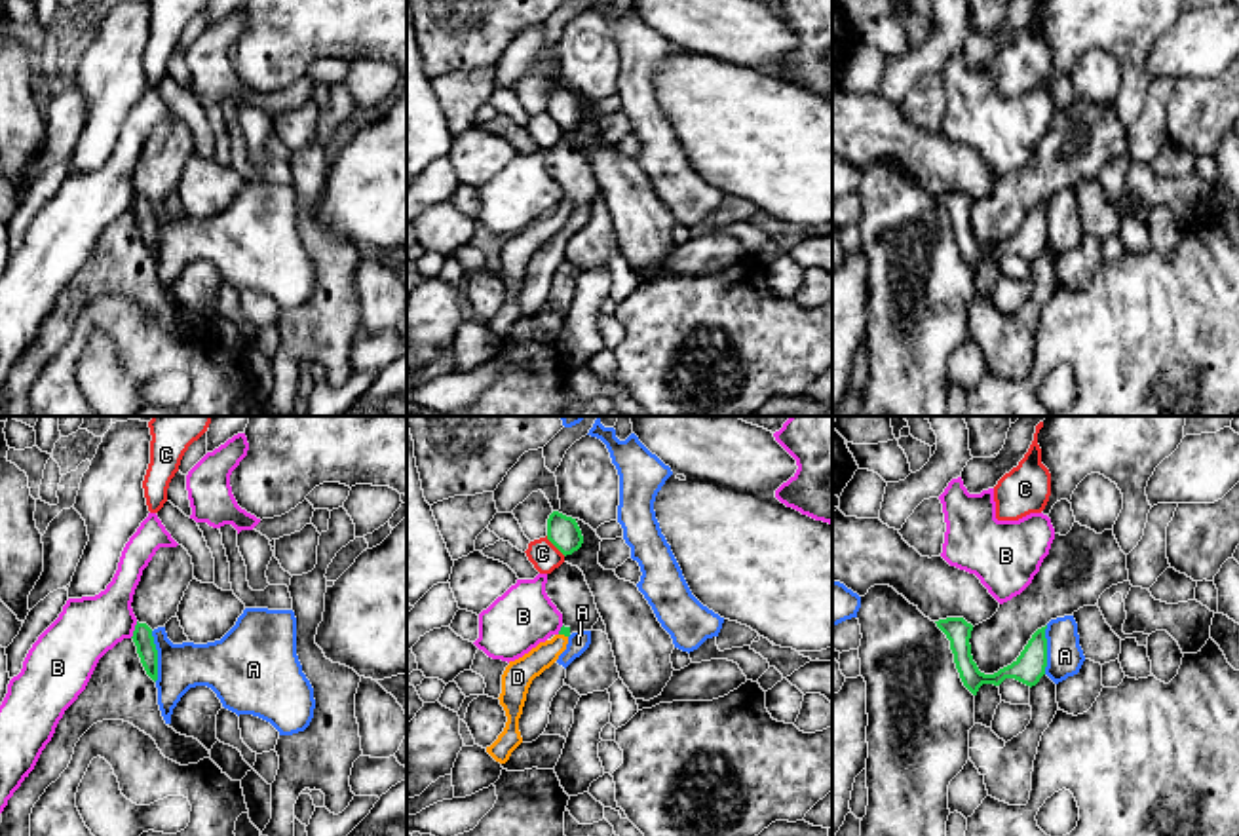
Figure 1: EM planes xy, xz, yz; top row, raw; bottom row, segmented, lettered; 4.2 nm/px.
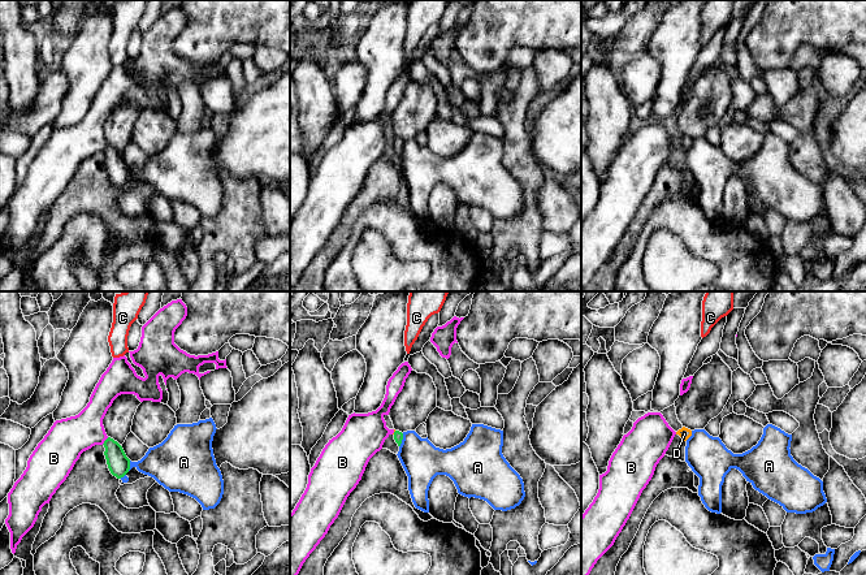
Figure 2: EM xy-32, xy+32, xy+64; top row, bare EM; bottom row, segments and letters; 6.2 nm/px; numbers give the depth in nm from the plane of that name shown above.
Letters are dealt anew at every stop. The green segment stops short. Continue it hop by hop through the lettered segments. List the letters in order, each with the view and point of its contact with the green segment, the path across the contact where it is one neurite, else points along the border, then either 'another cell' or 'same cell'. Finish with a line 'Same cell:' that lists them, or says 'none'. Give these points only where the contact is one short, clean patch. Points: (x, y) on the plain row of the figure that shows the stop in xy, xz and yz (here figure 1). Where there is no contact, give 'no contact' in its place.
A: contact xy (156, 230); border xy (151, 206), (156, 225), (156, 255); another cell
B: contact xy (135, 204); another cell
C: contact xz (555, 120); border xz (546, 111), (565, 130); another cell
D: contact xz (563, 208); way xz (565, 206), (563, 208), (538, 234), (519, 247); same cell
Same cell: D

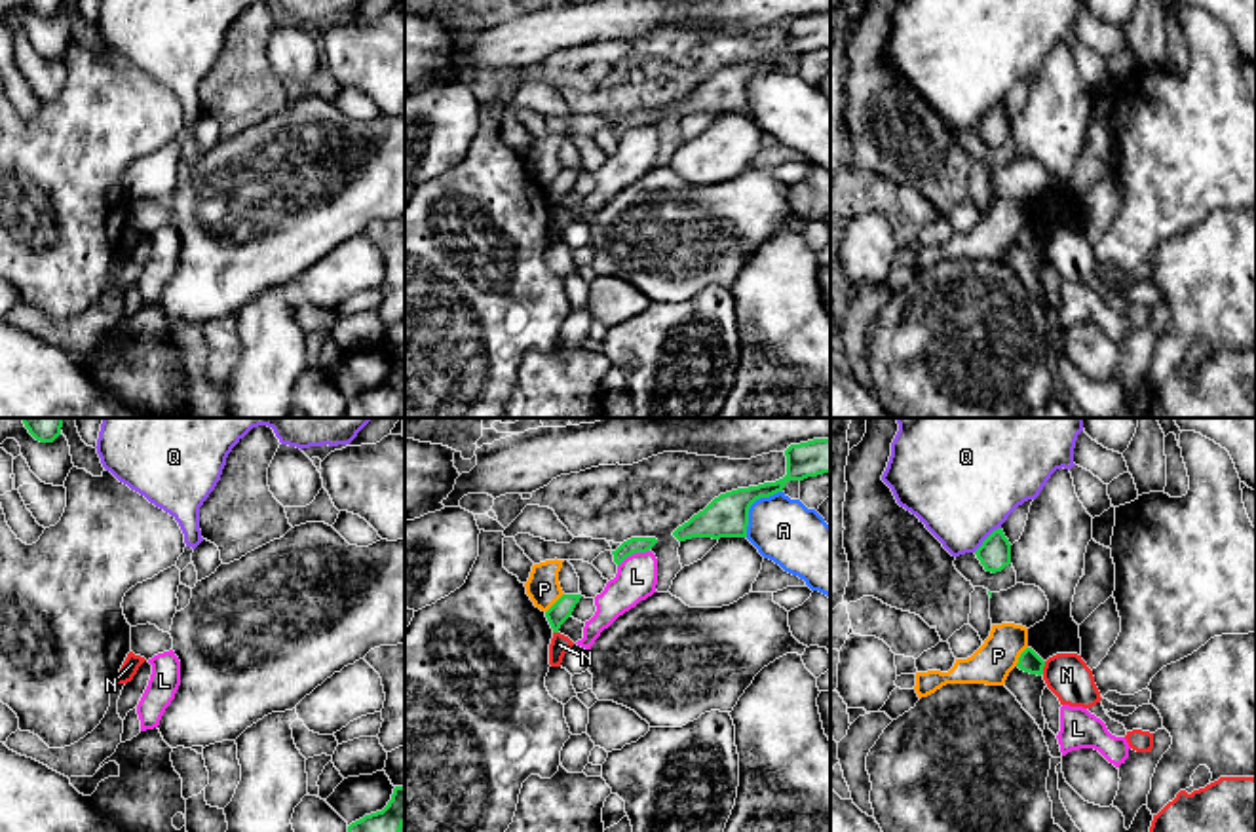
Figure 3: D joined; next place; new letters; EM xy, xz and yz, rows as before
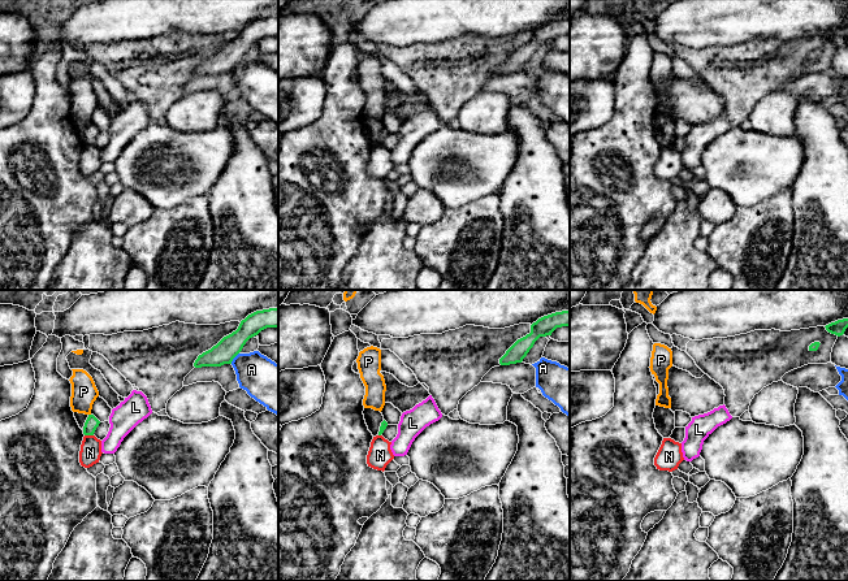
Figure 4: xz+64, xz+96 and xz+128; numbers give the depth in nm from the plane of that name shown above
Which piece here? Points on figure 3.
A: contact xz (751, 78); another cell
L: contact xz (633, 128); another cell
N: contact yz (1044, 240); border yz (1046, 236), (1042, 247); another cell
P: contact yz (1021, 230); border yz (1027, 221), (1015, 240); another cell
Q: contact yz (987, 113); another cell
Same cell: none

